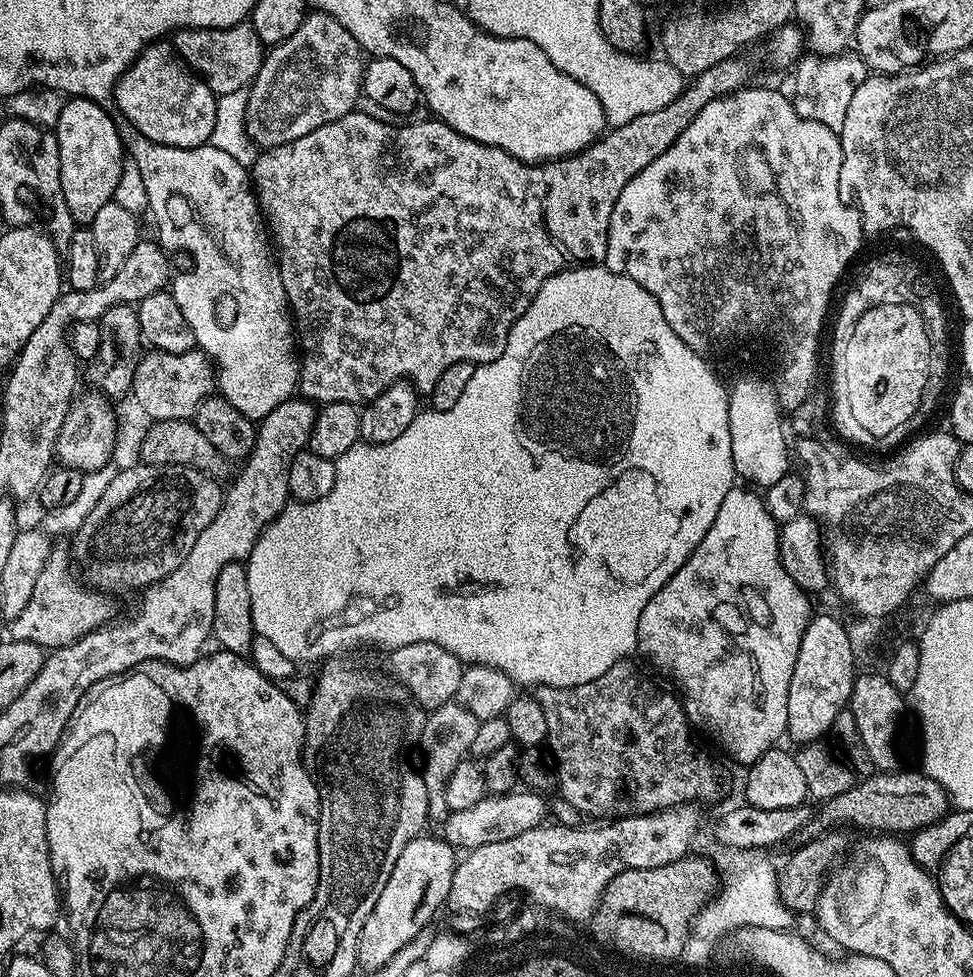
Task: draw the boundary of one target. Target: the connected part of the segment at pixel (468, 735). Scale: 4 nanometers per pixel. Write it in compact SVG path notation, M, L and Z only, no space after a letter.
M459 702L443 704L428 712L428 721L420 735L419 751L424 751L422 775L428 791L428 815L433 821L443 822L448 818L448 807L444 801L444 781L453 767L472 751L474 737L478 735L479 718L470 714Z

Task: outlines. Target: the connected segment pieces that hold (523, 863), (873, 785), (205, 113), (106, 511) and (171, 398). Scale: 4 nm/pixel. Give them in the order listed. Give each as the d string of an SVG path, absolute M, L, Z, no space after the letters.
M679 804L673 808L667 808L665 812L647 812L645 814L624 814L613 824L604 822L601 828L588 828L581 826L578 828L567 828L562 824L555 822L545 822L539 828L531 828L522 834L518 834L514 838L506 838L504 842L490 842L486 846L478 846L471 849L467 853L468 856L459 861L454 870L454 882L450 882L450 894L446 904L457 904L458 906L475 906L478 904L488 904L488 900L492 900L492 896L496 896L496 892L504 892L504 888L528 888L528 892L532 892L532 896L536 896L536 900L544 900L544 904L560 904L560 908L564 908L564 912L572 912L572 920L575 916L588 916L589 909L595 904L596 896L600 896L608 886L612 879L617 878L618 874L622 874L626 870L638 870L639 868L653 868L654 866L666 866L672 864L676 860L683 860L689 855L692 839L696 836L696 831L700 828L700 812L696 804Z
M923 770L904 771L877 771L876 775L860 780L853 788L846 790L846 794L838 794L838 798L823 801L813 811L806 826L798 830L794 837L795 843L802 845L810 842L837 826L847 826L849 829L873 828L871 831L876 834L914 834L918 829L947 816L950 811L948 791L938 786L938 782L934 782L934 778L930 778Z
M168 42L149 44L114 89L115 111L125 116L146 138L165 148L197 148L209 143L214 129L217 97Z
M139 462L132 469L117 471L97 506L70 540L71 559L84 567L83 579L87 587L111 590L113 593L123 588L143 590L167 578L180 565L182 558L190 554L190 546L194 546L198 534L202 534L202 530L214 522L214 514L220 512L225 489L216 484L219 483L206 473L182 466L150 466Z
M148 350L136 366L130 393L152 421L187 420L195 417L196 407L217 387L214 365L203 352L193 350L182 354Z

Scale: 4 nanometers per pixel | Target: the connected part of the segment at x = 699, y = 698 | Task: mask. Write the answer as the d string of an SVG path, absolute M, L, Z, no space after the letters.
M734 486L730 494L726 494L726 499L718 510L718 515L714 517L714 526L706 530L706 538L698 542L698 546L686 558L686 562L646 602L646 610L642 610L642 618L638 618L638 634L636 635L636 652L644 655L654 667L660 672L665 672L674 683L680 687L678 691L679 699L684 706L684 713L688 715L688 723L693 729L701 728L704 732L716 736L716 740L743 766L751 766L755 760L762 758L770 749L777 747L785 739L788 730L788 711L786 702L788 701L788 687L790 678L794 674L794 662L798 662L798 646L802 646L802 634L806 630L808 623L812 620L814 609L810 601L809 593L798 586L794 578L782 566L780 561L780 528L778 521L773 518L768 509L765 497L759 491L748 486Z

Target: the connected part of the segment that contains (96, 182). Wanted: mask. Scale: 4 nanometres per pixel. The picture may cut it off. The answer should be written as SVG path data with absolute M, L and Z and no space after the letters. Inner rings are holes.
M83 98L65 99L62 114L55 126L56 141L60 147L60 177L62 178L62 194L66 194L66 206L70 206L70 214L77 225L91 225L94 214L102 210L102 206L113 203L118 180L122 177L126 163L124 143L116 129L113 113L107 112L103 103Z

